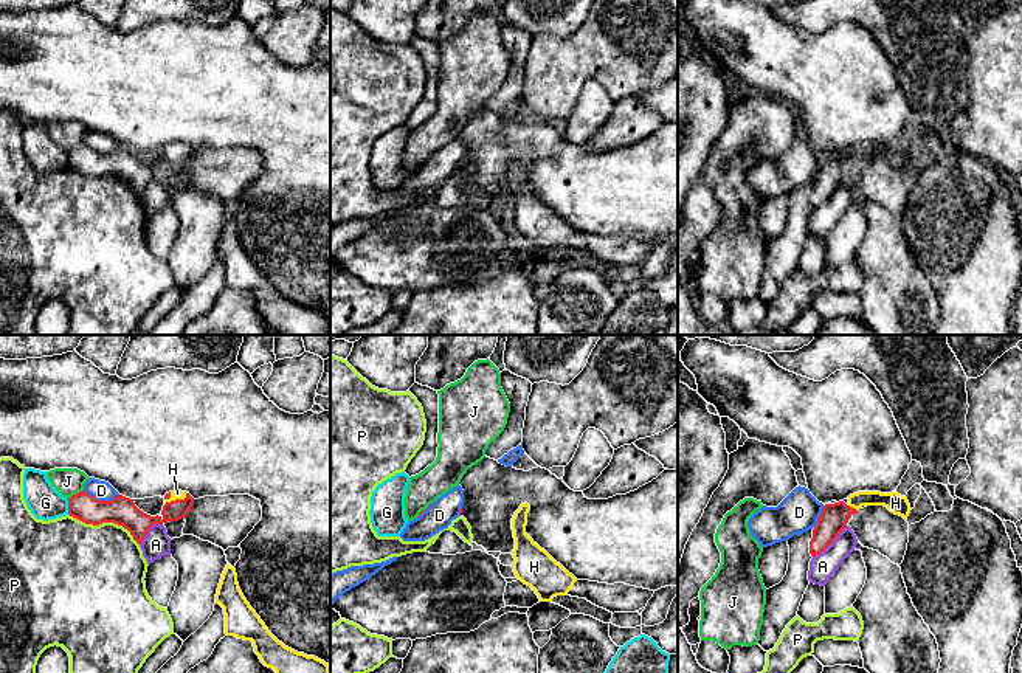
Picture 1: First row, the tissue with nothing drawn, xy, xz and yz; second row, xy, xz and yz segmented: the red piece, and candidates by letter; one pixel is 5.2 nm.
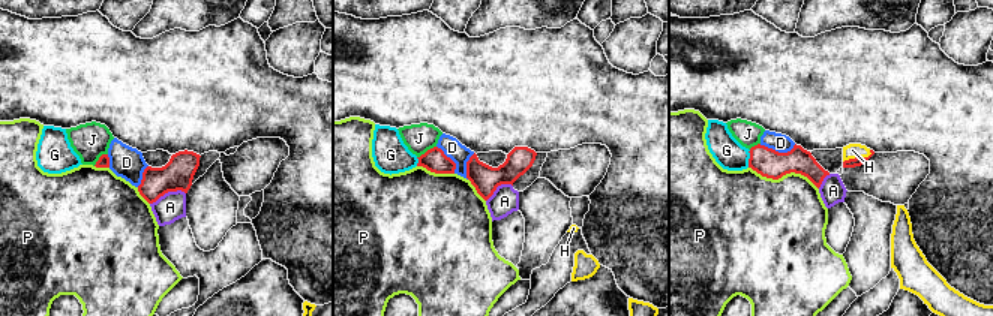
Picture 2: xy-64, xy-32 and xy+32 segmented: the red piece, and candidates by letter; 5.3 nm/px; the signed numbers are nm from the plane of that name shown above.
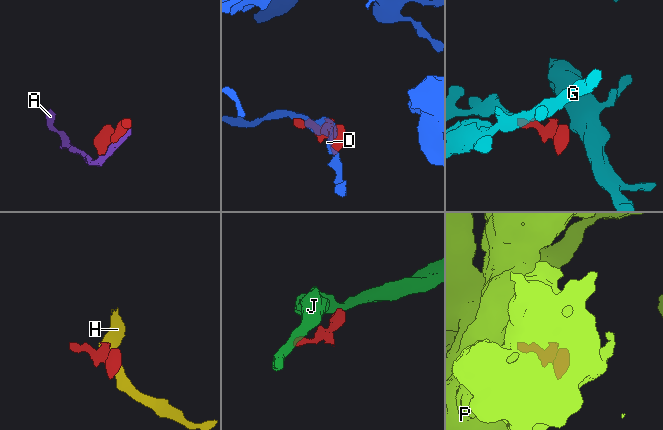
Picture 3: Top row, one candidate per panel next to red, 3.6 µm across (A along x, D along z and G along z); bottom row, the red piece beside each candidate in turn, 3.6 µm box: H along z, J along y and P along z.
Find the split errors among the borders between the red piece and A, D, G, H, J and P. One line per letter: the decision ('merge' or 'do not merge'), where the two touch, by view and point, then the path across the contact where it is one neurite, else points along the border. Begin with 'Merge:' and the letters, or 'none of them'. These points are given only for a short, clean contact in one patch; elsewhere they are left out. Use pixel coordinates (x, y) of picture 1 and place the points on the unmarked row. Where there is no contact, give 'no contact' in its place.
Merge: H
A: do not merge; meets red in yz at (830, 196)
D: do not merge; meets red in xy at (101, 154)
G: do not merge; meets red in xy at (69, 160); border along xy (67, 152), (69, 166)
H: merge; meets red in xy at (176, 152); runs through xy (131, 169), (162, 172), (176, 152), (177, 146)
J: do not merge; meets red in xy at (76, 146)
P: do not merge; meets red in xy at (106, 174)

